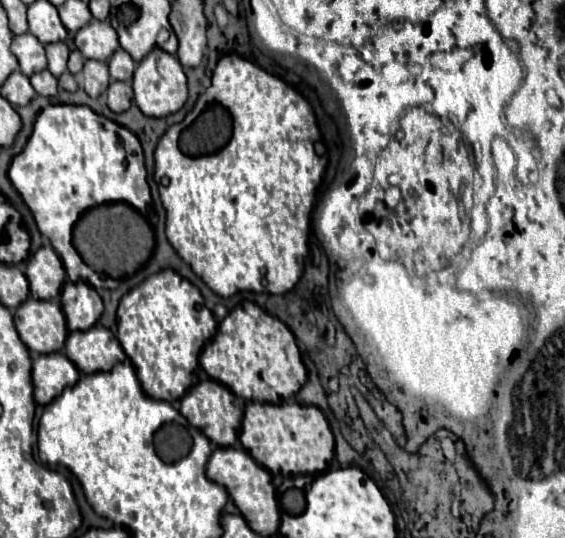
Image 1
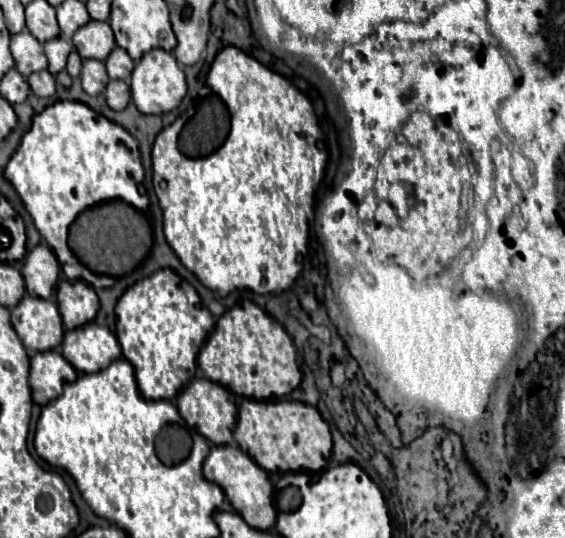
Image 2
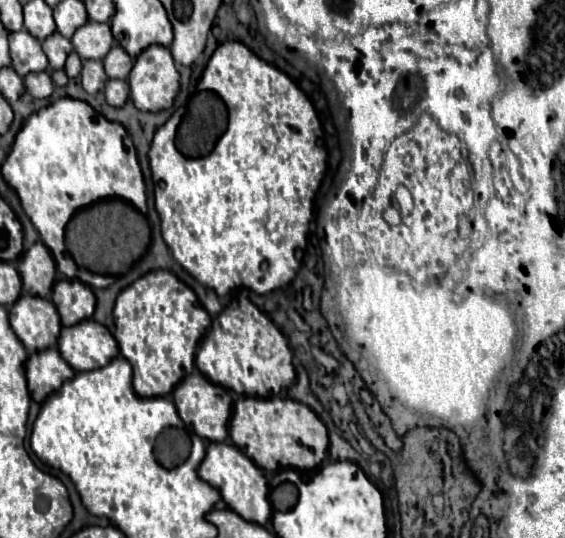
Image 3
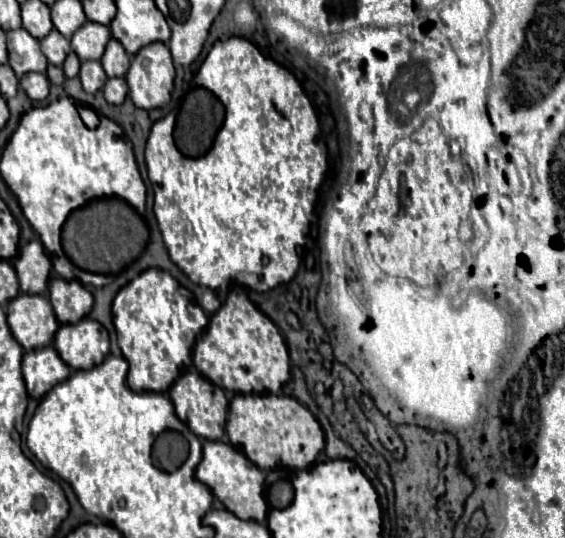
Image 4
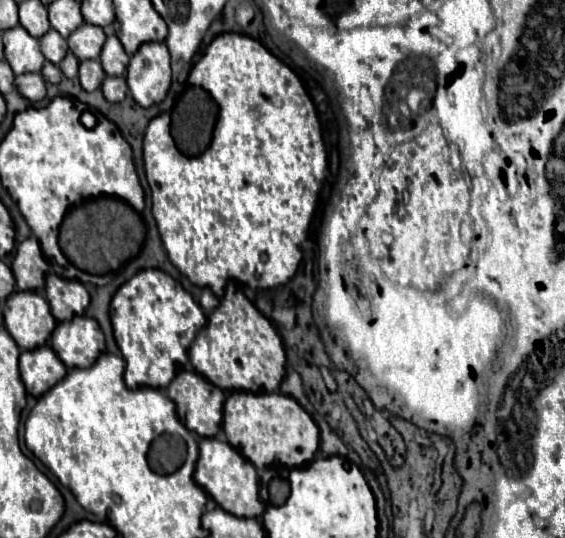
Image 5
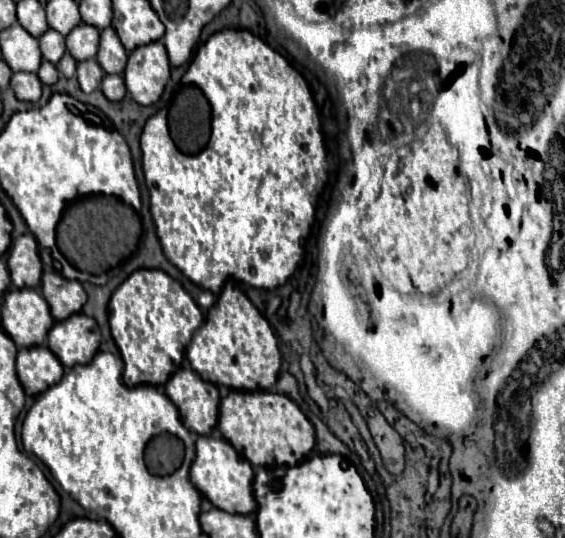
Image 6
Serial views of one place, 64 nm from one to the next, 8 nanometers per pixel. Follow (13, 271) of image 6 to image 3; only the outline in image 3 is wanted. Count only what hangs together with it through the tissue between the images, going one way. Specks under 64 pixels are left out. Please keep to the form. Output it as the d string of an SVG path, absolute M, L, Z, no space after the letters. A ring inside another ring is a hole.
M36 242L22 254L18 272L22 278L22 290L32 296L48 296L56 278L54 260L42 242Z

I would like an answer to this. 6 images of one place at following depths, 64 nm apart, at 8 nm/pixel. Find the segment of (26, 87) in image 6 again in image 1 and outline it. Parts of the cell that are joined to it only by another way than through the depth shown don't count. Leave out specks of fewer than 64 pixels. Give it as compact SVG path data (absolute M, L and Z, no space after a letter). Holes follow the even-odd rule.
M42 70L34 76L30 76L30 82L32 82L36 94L40 94L40 96L56 96L56 92L58 92L58 80L48 70Z

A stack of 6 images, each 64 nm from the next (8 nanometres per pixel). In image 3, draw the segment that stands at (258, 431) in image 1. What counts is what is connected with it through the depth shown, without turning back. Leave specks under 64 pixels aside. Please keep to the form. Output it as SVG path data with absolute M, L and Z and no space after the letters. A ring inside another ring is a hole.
M238 398L230 420L230 440L266 472L278 468L316 468L328 454L326 426L306 404L292 398Z

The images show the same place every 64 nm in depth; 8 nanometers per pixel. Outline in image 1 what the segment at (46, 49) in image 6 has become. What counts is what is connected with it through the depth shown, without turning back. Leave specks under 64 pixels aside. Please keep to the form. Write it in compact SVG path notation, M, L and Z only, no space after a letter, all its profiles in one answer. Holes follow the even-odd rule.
M54 42L54 44L46 44L46 56L48 56L48 70L54 76L60 76L62 72L66 72L66 62L68 62L68 54L70 48L64 42Z

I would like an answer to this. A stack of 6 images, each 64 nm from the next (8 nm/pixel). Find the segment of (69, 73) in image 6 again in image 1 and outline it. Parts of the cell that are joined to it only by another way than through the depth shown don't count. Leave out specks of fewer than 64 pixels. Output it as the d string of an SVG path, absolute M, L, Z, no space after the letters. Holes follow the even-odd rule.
M72 50L70 60L68 60L68 72L76 76L82 70L82 66L84 66L84 56L78 50Z

